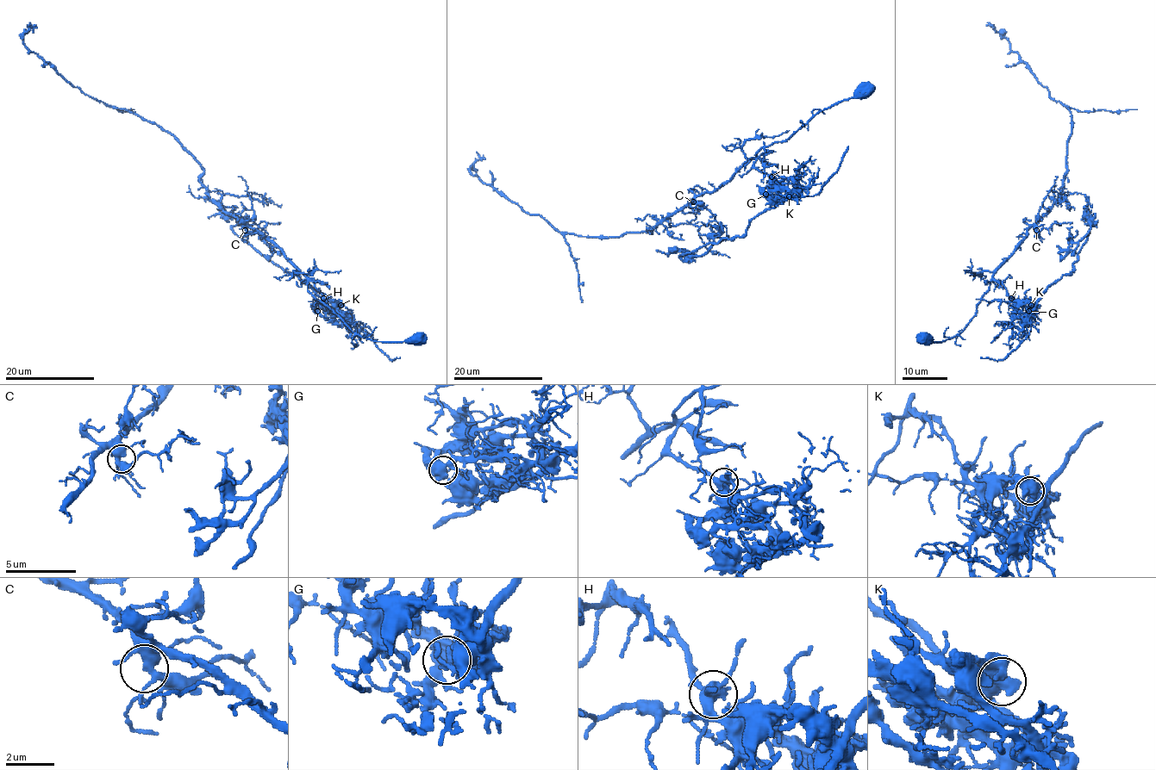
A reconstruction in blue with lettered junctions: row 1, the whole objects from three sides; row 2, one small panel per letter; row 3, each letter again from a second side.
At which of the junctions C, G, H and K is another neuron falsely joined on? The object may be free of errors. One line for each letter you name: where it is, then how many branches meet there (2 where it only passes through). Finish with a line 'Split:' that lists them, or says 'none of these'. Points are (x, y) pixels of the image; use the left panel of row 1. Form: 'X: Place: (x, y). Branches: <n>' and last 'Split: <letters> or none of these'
H: Place: (323, 298). Branches: 5
Split: H

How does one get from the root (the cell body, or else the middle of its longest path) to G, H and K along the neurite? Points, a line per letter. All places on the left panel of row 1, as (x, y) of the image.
G: (415, 337), (404, 341), (375, 341), (356, 335), (307, 289), (307, 281), (324, 299), (314, 305), (317, 311)
H: (415, 337), (412, 336), (404, 341), (375, 341), (356, 335), (307, 289), (307, 281), (309, 286), (322, 298)
K: (415, 337), (404, 341), (375, 341), (359, 336), (307, 289), (306, 282), (325, 303), (337, 301), (340, 305)

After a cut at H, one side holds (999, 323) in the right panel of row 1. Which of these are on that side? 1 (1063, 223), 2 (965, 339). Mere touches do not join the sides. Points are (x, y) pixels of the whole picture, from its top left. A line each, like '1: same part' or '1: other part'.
1: other part
2: other part

